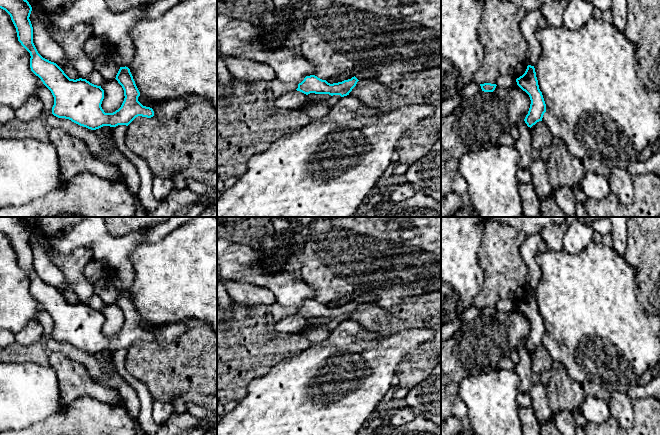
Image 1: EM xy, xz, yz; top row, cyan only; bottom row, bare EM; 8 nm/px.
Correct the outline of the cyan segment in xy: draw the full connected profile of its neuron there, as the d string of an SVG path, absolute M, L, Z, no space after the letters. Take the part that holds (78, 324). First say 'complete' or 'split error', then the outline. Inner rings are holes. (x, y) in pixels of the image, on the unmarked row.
complete; M0 217L0 232L10 239L16 252L18 265L30 277L31 295L38 300L43 308L51 315L54 321L54 329L52 331L52 338L54 340L69 343L72 346L91 354L96 354L103 350L128 350L138 340L147 342L154 340L152 332L143 330L138 325L140 316L135 308L130 293L126 290L120 291L115 302L124 314L124 325L121 331L115 336L105 337L101 331L104 323L104 314L101 310L94 309L82 302L76 304L70 303L56 287L43 282L38 277L33 267L33 251L29 243L32 231L24 222L23 217Z

